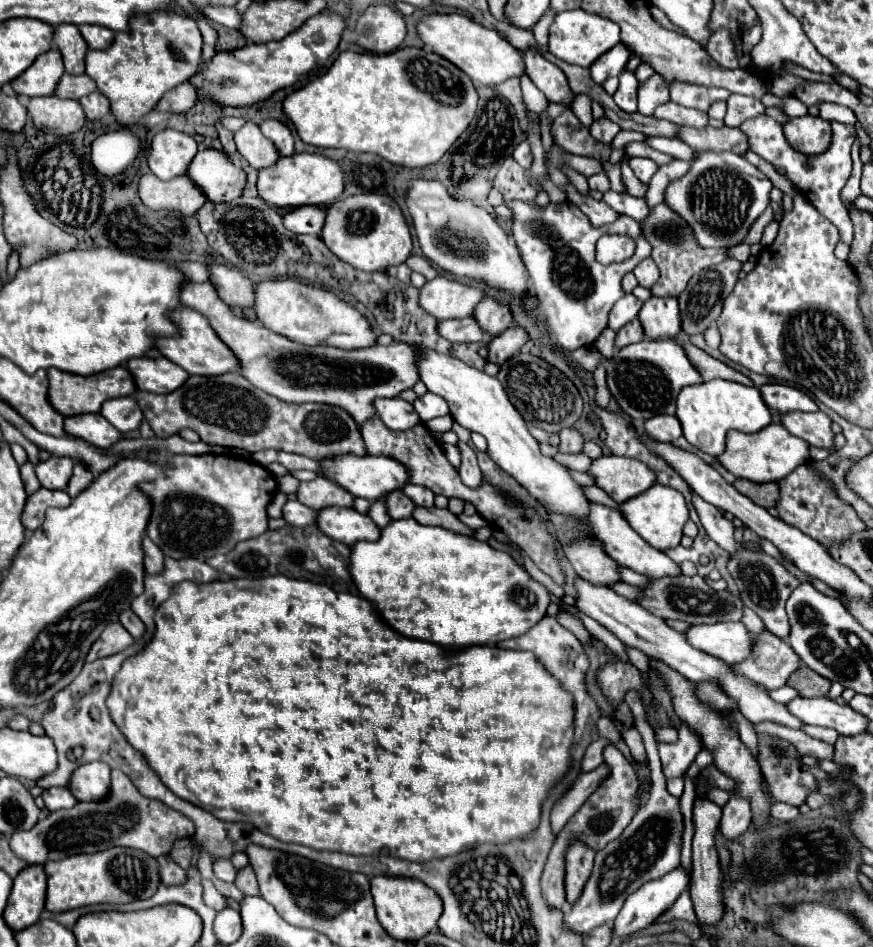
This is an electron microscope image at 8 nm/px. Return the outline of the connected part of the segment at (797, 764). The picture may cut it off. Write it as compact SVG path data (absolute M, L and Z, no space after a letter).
M758 734L758 762L776 802L800 806L806 802L808 794L818 790L818 780L812 776L810 770L804 770L800 760L802 760L802 754L788 740L782 740L770 734Z

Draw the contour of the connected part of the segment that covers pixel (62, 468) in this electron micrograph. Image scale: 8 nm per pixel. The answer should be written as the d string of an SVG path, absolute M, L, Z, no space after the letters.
M66 456L50 458L40 464L40 484L50 490L66 490L74 462Z

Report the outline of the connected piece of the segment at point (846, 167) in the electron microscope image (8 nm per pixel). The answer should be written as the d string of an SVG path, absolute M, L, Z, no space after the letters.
M762 114L756 116L752 120L746 120L740 130L748 136L750 140L750 148L752 152L756 152L758 156L762 156L764 160L768 160L770 164L774 164L776 168L784 170L786 176L794 182L794 186L808 196L808 200L812 202L812 206L832 224L836 224L838 232L840 232L840 240L848 246L852 246L854 240L854 230L852 230L852 222L850 216L840 200L840 190L844 188L846 180L850 178L852 172L852 160L850 160L850 146L856 140L856 128L850 124L842 124L842 122L832 122L832 144L830 148L820 154L820 156L806 156L802 152L796 152L790 144L786 144L786 138L782 134L782 124L776 122L774 118Z

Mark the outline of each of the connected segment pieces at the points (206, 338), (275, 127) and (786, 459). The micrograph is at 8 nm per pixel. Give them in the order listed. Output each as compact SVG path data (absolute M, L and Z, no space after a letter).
M180 308L180 312L176 312L176 324L180 324L182 336L176 340L160 340L160 344L156 346L168 360L182 366L188 374L218 376L226 372L240 372L240 362L236 354L220 340L206 316L200 316L200 312L190 308Z
M266 120L260 124L262 134L274 142L274 146L278 148L280 156L290 156L294 152L294 140L290 134L290 128L284 126L278 120Z
M772 422L754 434L742 434L736 430L728 432L726 450L718 456L718 462L728 472L732 472L736 478L744 478L750 482L778 482L804 460L810 460L808 444L804 444L804 440L800 440L798 436L792 436L780 422Z

